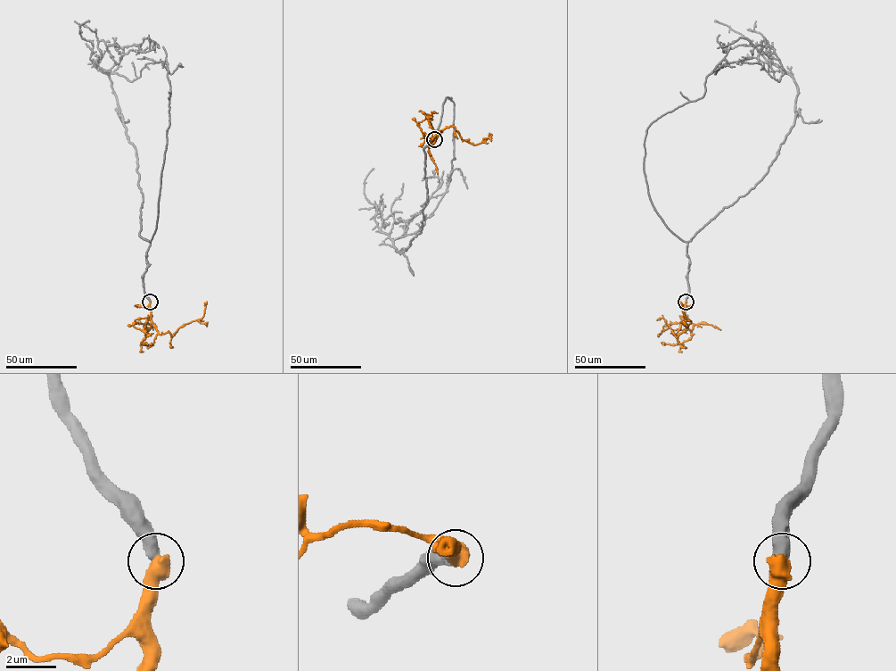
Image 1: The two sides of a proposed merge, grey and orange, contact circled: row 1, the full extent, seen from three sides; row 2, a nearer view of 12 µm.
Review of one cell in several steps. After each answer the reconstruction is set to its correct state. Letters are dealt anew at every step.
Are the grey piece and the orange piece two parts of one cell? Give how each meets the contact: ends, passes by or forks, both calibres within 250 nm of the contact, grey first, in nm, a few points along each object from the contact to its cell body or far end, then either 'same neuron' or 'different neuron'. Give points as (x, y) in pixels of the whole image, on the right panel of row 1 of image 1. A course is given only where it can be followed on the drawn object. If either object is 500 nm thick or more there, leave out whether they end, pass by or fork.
550/700 nm | grey via (686, 302), (687, 242), (766, 173), (796, 114), (796, 82), (774, 49), (739, 37), (723, 52), (724, 44) | orange via (686, 302), (685, 317), (678, 332), (672, 332), (676, 336), (691, 323), (686, 318), (680, 302) | same neuron

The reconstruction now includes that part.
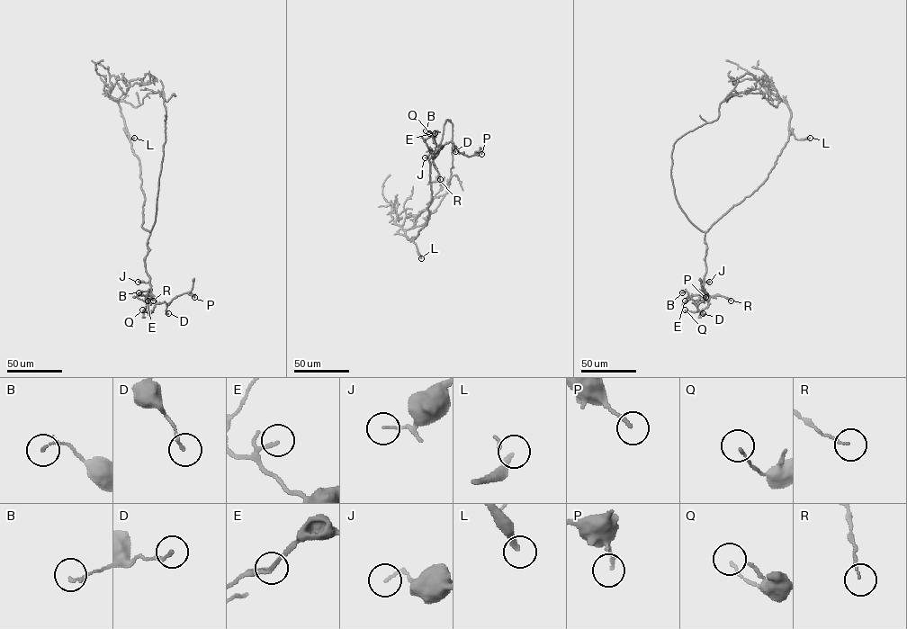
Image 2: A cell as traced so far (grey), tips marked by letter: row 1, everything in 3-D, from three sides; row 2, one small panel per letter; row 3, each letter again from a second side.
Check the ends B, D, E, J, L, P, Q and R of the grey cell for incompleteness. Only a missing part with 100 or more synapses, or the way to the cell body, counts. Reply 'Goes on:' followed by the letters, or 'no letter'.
Goes on: L

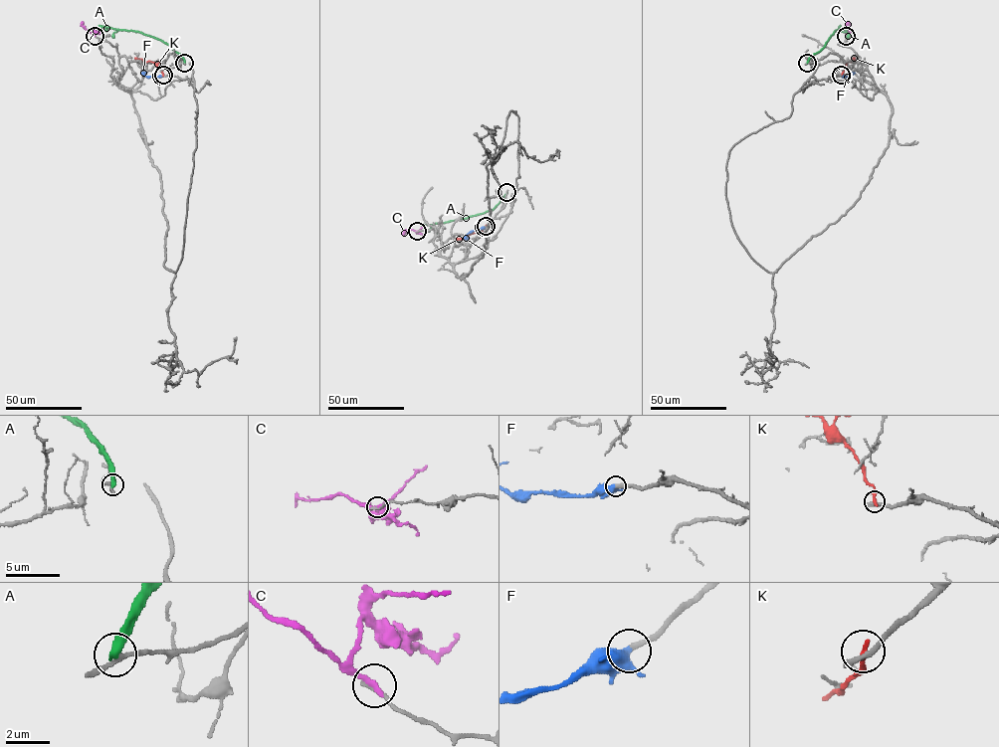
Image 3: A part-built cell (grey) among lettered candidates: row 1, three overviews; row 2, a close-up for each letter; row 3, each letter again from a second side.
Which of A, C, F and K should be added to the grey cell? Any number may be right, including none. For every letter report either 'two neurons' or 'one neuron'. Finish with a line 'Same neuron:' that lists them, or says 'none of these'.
A: two neurons
C: two neurons
F: one neuron
K: two neurons
Same neuron: F

